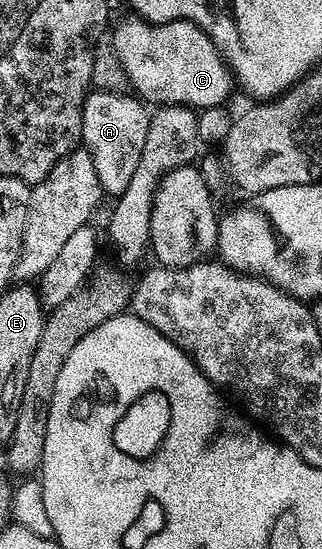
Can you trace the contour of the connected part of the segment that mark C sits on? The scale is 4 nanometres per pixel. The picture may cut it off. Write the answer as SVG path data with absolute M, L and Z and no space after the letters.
M131 16L125 22L120 22L114 29L111 31L110 37L112 40L112 48L115 50L118 60L122 64L122 68L126 72L128 77L129 85L131 89L135 91L137 95L145 103L148 104L185 104L193 108L205 108L205 107L221 107L224 101L228 98L228 92L234 88L234 79L233 75L229 70L228 65L226 64L224 58L221 57L221 52L219 48L212 42L210 36L202 30L202 28L196 26L192 22L187 22L183 20L149 20L139 16Z

